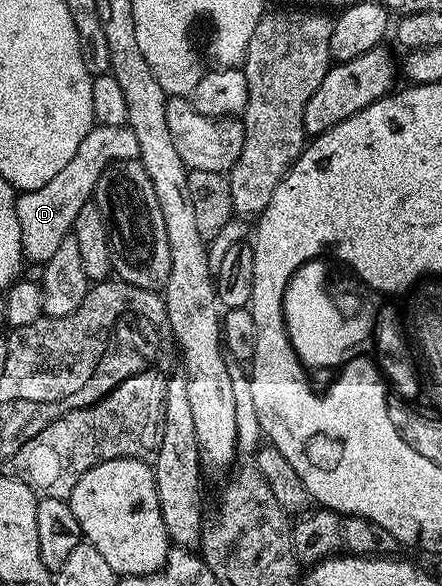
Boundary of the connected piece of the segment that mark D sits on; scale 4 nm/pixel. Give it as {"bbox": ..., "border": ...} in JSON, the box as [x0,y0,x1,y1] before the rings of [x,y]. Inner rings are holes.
{"bbox":[16,124,140,262],"border":[[[96,124],[82,138],[74,158],[46,182],[38,190],[20,192],[16,197],[18,210],[18,226],[22,226],[22,246],[24,255],[29,261],[43,262],[54,258],[58,246],[62,246],[62,238],[70,235],[74,226],[74,218],[78,218],[78,210],[86,206],[96,195],[98,178],[108,169],[114,160],[135,160],[140,155],[138,138],[134,130],[127,126],[102,126]]]}

